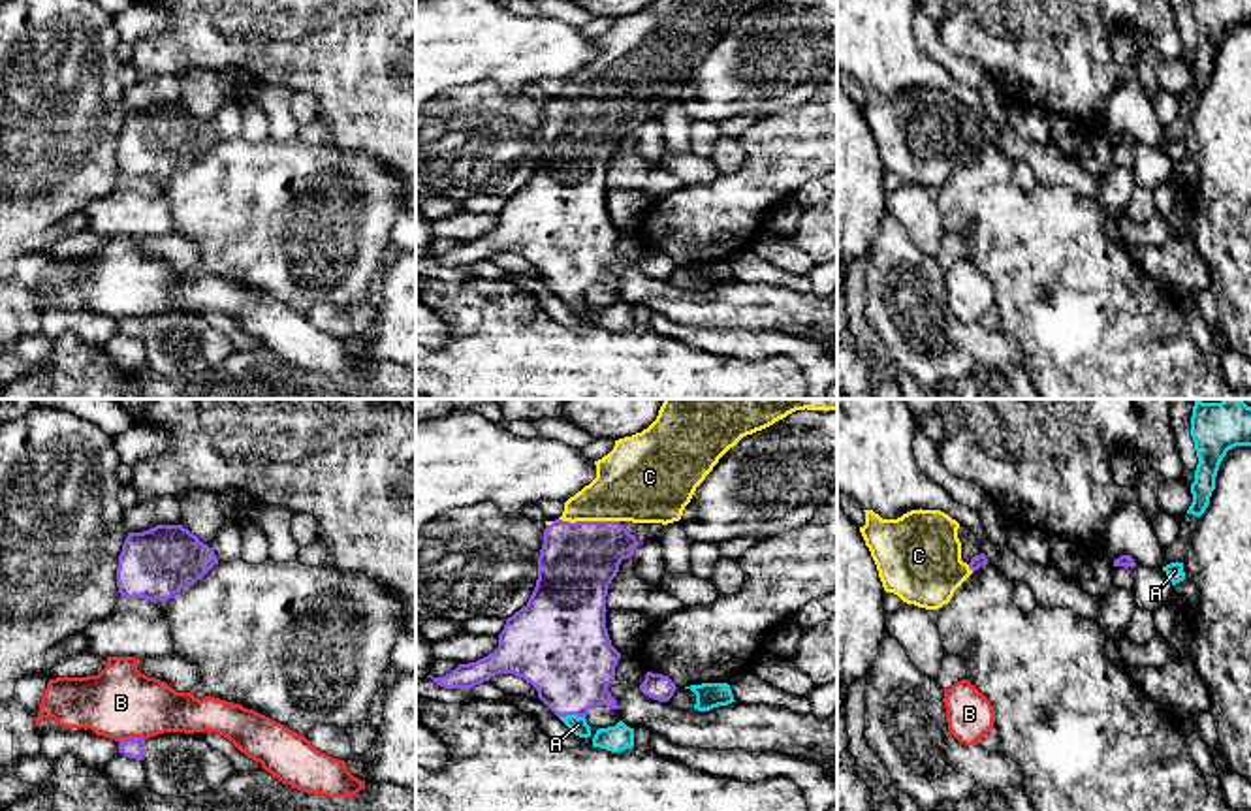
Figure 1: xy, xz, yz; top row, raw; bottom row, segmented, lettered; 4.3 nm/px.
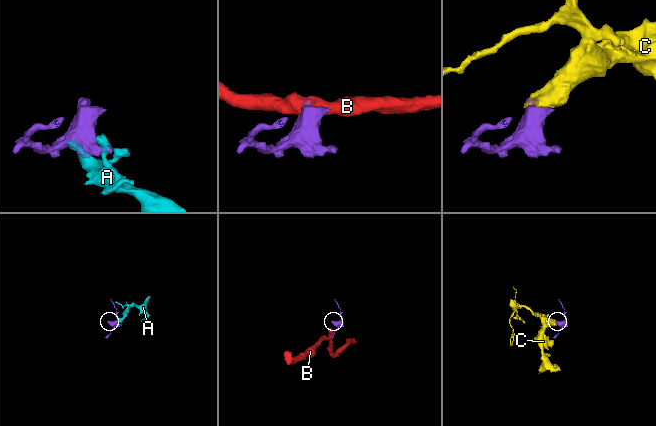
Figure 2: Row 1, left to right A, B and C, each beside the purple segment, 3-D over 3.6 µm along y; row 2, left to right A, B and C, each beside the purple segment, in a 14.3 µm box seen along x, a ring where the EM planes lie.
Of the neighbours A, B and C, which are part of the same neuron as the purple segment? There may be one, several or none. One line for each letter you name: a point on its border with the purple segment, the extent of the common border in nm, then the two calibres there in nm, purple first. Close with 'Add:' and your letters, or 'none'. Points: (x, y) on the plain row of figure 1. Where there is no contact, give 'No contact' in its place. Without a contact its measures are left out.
A: Touches purple at xz (570, 292). Shared border 110 nm. Thickness 400 nm (purple) against 80 nm
C: Touches purple at xz (589, 100). Shared border 260 nm. Thickness 320 nm (purple) against 320 nm
Add: A, C

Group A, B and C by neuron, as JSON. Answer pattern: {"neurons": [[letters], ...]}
{"neurons": [["A", "C"], ["B"]]}

